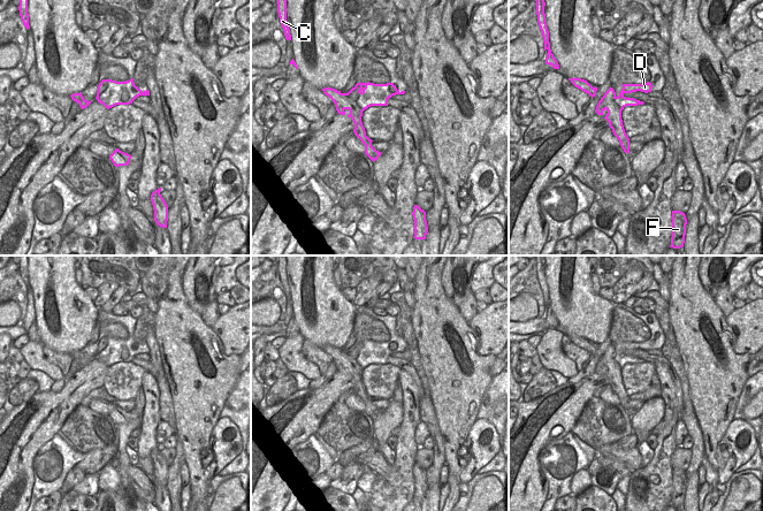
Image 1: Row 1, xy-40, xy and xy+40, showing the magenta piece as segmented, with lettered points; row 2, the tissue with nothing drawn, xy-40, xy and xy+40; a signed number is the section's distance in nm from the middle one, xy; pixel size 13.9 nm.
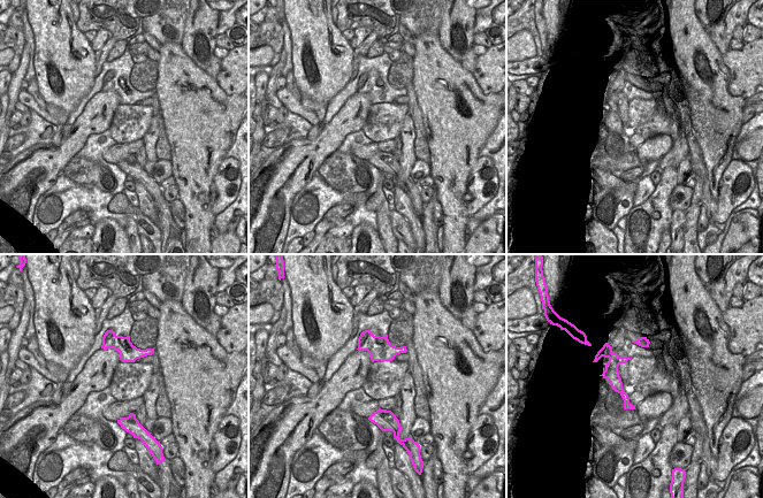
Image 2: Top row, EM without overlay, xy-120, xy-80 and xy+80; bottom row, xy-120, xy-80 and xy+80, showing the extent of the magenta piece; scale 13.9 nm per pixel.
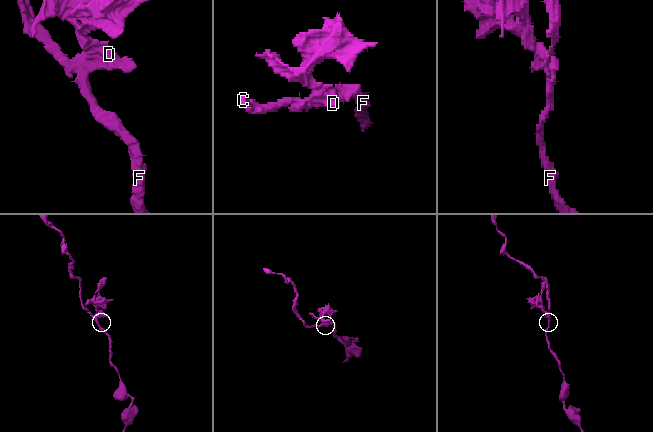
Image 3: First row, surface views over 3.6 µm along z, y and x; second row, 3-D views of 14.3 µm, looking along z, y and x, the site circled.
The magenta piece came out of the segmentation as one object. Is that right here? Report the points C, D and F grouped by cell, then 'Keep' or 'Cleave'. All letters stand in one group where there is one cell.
Groups: C F / D. Cleave

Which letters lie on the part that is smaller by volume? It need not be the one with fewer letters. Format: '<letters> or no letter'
D

